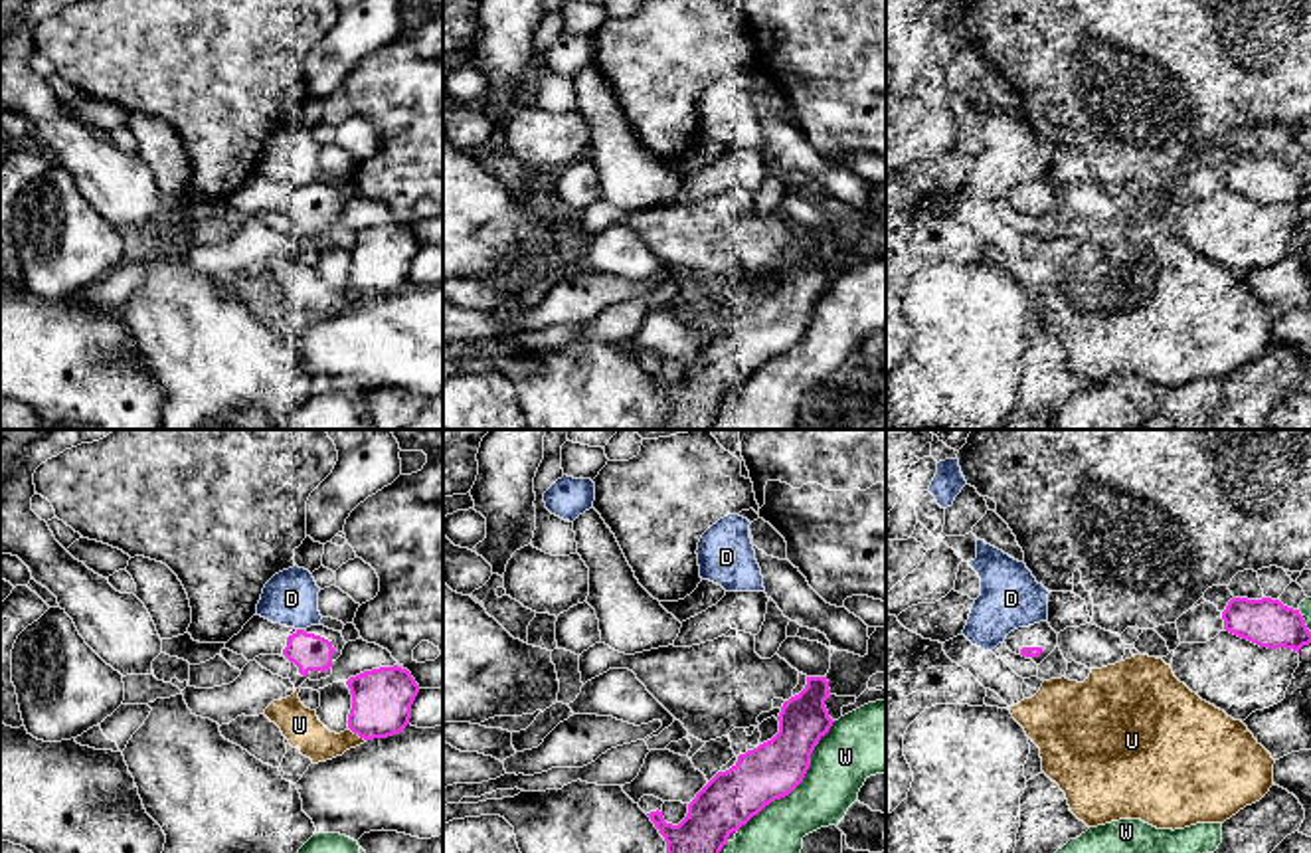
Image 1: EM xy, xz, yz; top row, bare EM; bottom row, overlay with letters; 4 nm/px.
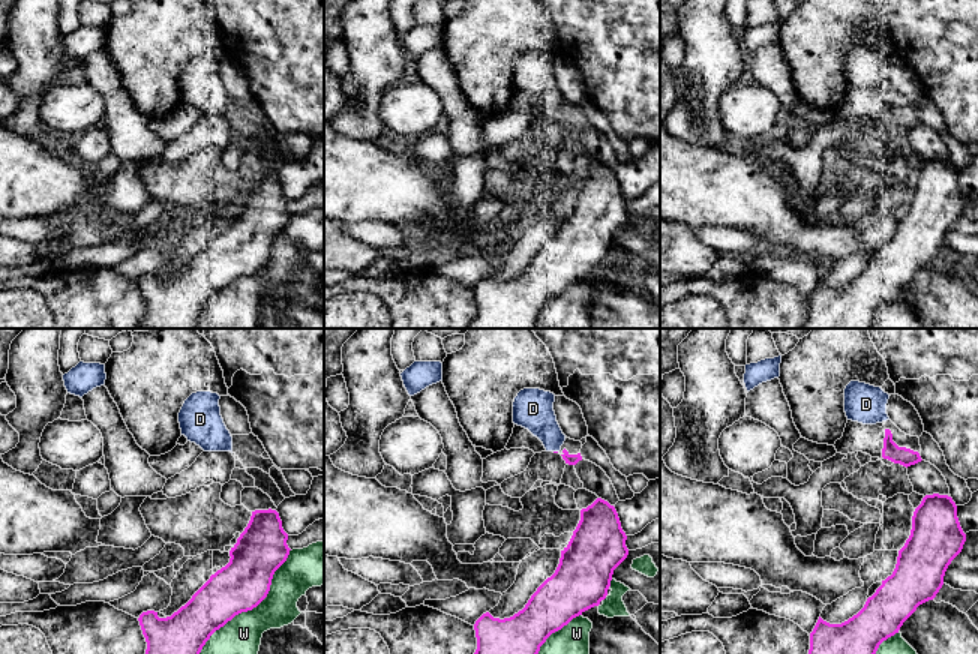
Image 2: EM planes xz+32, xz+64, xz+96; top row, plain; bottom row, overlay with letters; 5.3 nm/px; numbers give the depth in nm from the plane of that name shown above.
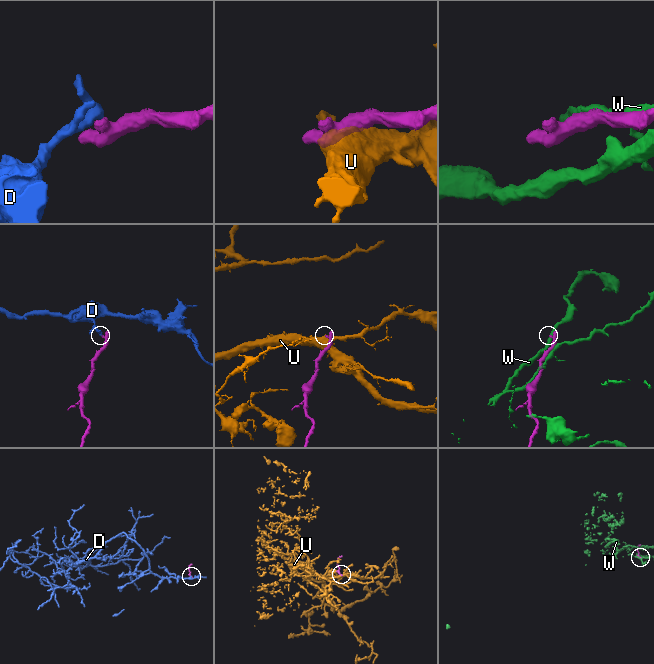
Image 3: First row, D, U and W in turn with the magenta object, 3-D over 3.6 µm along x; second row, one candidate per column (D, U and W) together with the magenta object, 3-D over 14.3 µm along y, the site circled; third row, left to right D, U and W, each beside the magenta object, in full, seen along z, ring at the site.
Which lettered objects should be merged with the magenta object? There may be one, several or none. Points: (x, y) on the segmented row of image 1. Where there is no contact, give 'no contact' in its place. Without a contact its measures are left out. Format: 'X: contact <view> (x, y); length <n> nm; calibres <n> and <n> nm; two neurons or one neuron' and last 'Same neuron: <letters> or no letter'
D: contact xy (301, 630); length 30 nm; calibres 150 and 220 nm; two neurons
U: contact xy (356, 733); length 90 nm; calibres 240 and 160 nm; two neurons
W: contact xz (797, 784); length 600 nm; calibres 240 and 240 nm; two neurons
Same neuron: no letter

